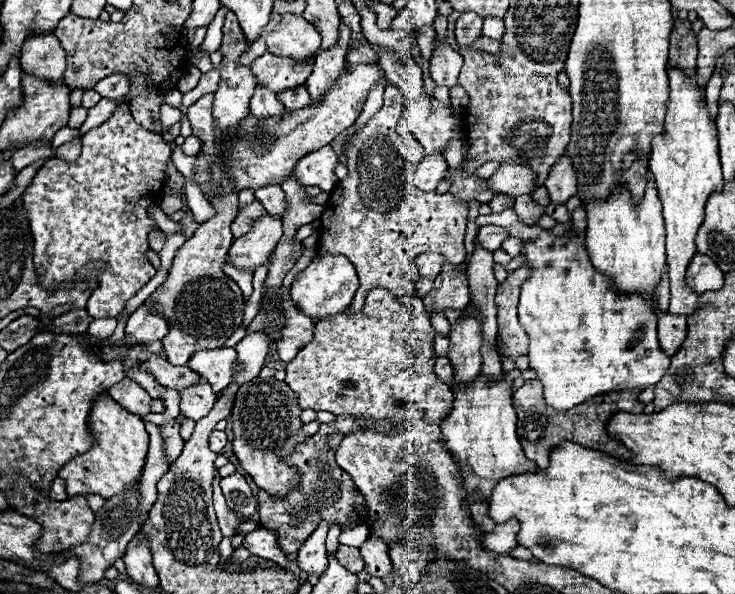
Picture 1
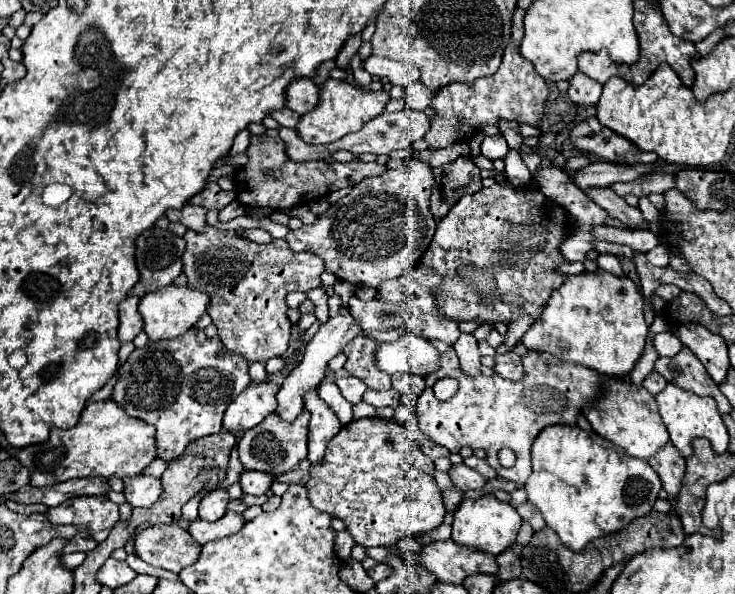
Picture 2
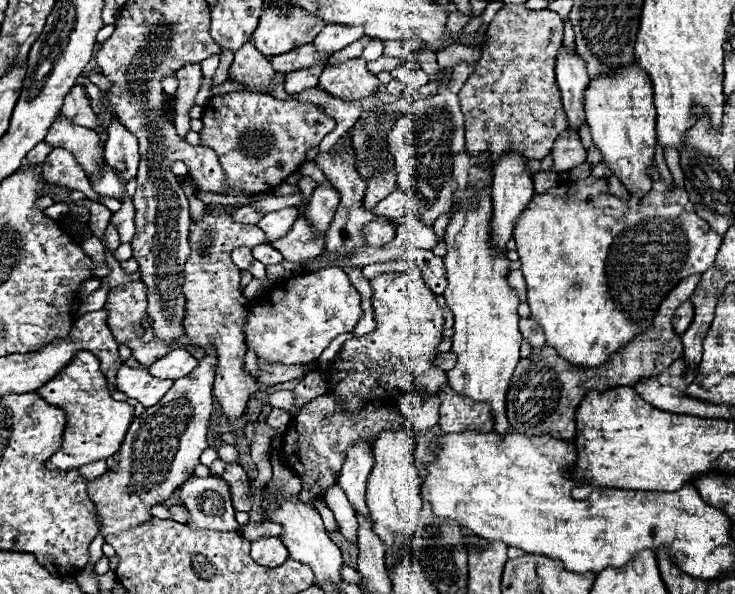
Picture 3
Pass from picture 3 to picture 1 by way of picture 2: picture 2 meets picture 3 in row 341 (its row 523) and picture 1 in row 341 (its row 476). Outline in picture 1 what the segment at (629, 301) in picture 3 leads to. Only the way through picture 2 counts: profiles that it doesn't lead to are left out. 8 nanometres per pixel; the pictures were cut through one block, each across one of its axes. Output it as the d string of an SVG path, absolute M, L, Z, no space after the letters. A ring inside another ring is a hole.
M504 210L500 214L478 216L478 226L494 224L508 230L510 236L522 240L524 264L530 268L530 278L522 282L520 304L518 304L518 320L530 338L530 368L536 370L538 378L544 384L544 398L556 410L566 410L582 404L584 400L616 390L616 388L636 388L658 384L664 376L670 358L662 352L658 344L656 324L658 316L648 298L640 294L622 294L614 288L612 280L598 272L590 264L590 256L586 252L584 234L570 232L568 236L556 236L552 230L542 230L538 226L526 226L518 220L516 212Z

